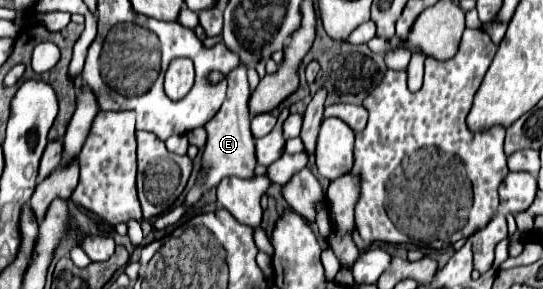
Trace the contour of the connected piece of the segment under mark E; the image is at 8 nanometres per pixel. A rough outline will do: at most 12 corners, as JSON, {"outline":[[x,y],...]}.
{"outline":[[242,64],[228,96],[206,124],[196,186],[156,219],[176,224],[226,176],[254,176],[250,86]]}

